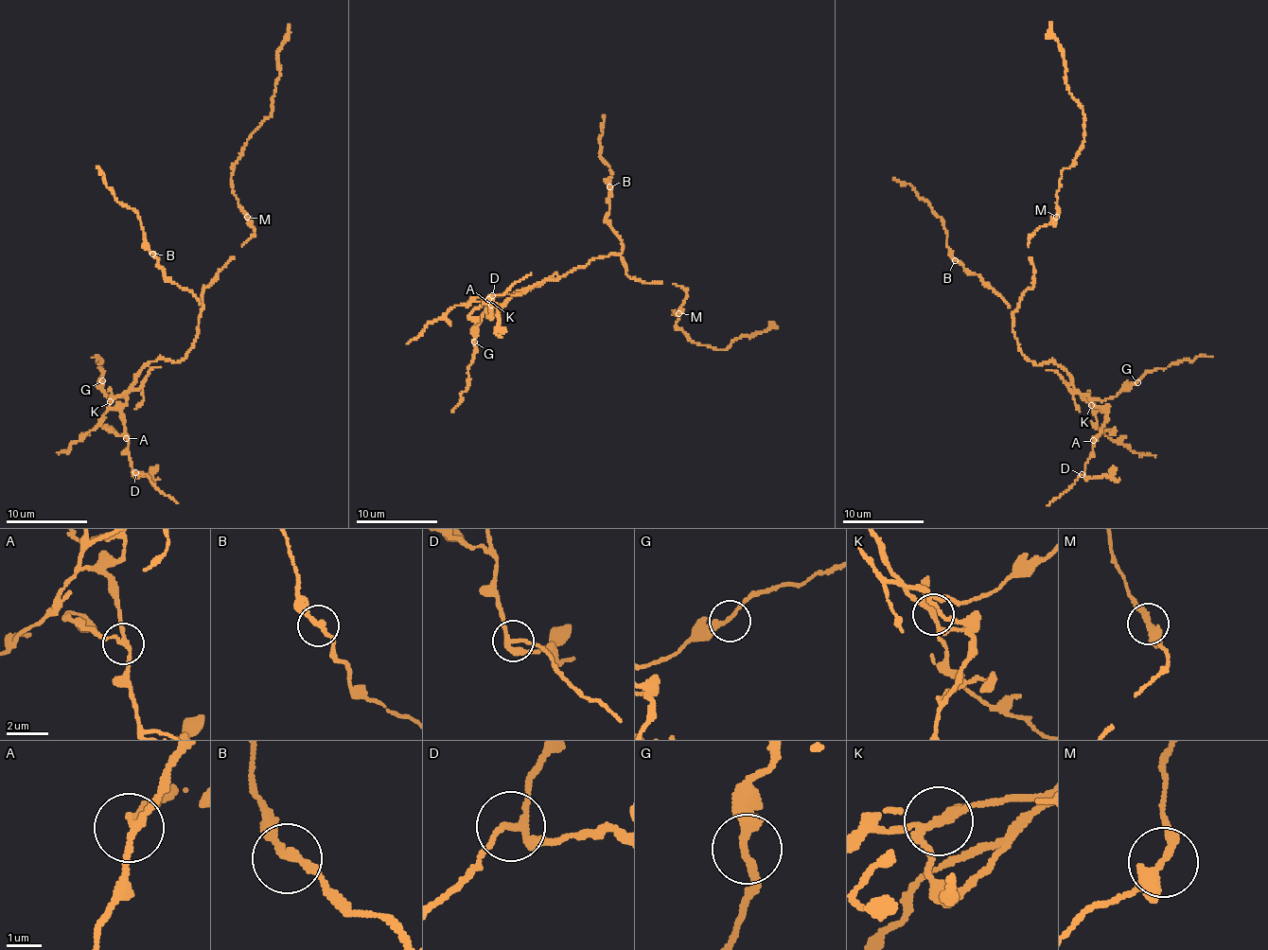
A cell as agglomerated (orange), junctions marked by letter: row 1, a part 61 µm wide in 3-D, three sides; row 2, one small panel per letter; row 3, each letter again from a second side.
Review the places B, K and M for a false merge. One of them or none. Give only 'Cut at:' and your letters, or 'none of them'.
Cut at: K

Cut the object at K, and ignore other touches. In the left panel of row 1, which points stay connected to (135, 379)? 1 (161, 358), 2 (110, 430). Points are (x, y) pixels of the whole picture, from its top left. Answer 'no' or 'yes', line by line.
1: yes
2: no

